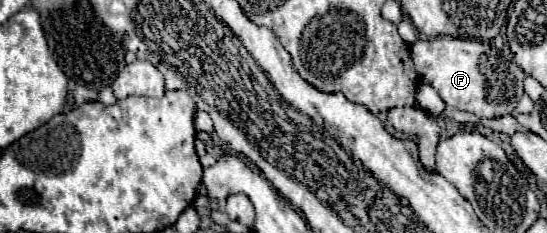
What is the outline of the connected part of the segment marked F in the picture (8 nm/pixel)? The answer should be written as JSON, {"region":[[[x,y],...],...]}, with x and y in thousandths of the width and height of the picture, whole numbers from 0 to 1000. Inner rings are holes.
{"region":[[[806,150],[795,167],[766,167],[751,193],[751,245],[759,262],[762,330],[770,330],[773,365],[788,365],[814,451],[824,451],[839,476],[868,485],[872,502],[909,511],[927,485],[938,485],[945,433],[956,399],[956,296],[938,262],[927,262],[909,227],[901,227],[879,176],[835,167],[821,150]]]}

